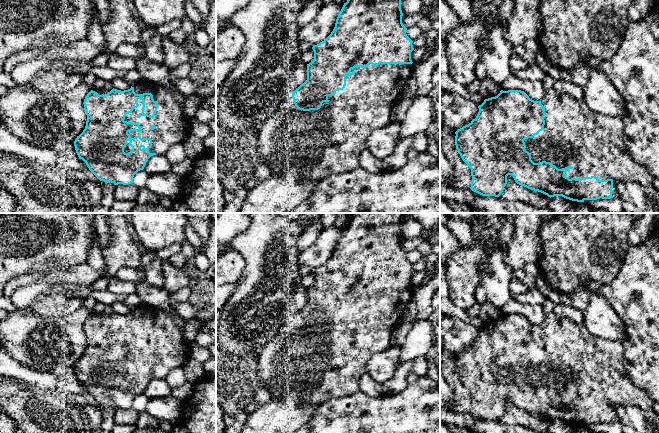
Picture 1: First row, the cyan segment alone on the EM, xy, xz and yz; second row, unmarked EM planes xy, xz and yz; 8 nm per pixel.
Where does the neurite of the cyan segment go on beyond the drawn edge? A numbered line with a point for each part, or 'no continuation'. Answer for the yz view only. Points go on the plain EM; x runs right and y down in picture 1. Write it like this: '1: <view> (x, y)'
1: yz (574, 360)

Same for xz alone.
1: xz (313, 368)

